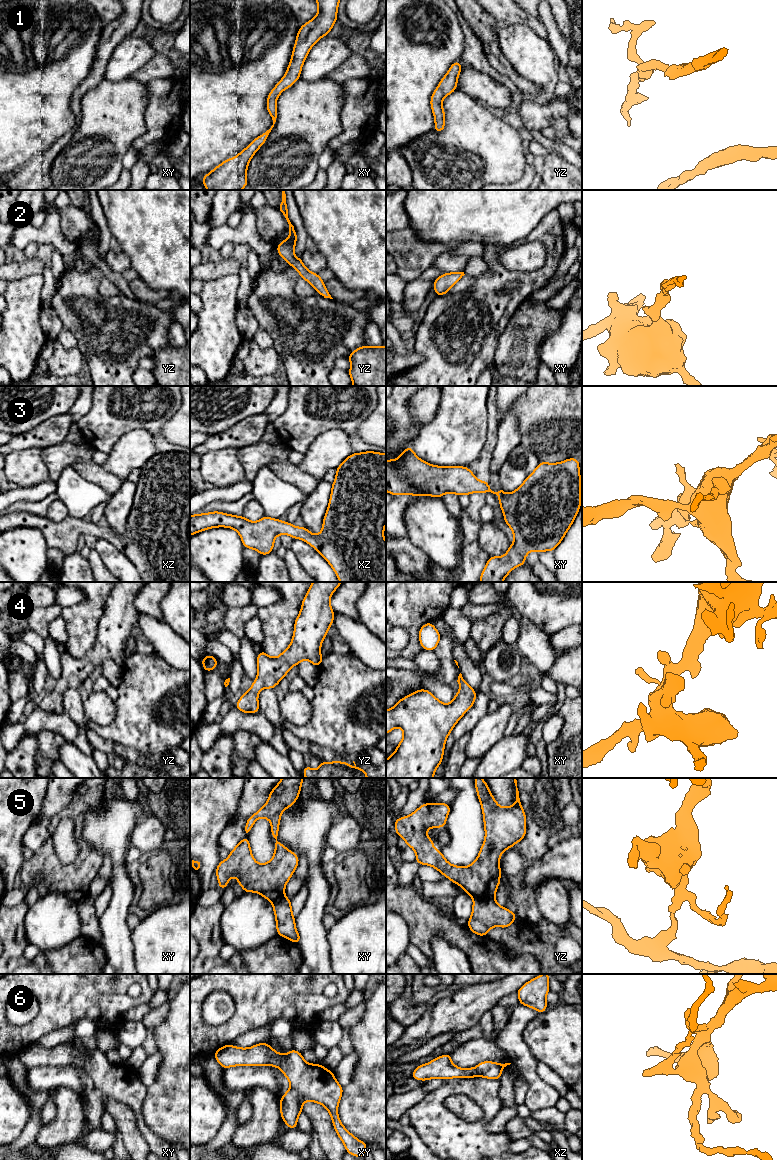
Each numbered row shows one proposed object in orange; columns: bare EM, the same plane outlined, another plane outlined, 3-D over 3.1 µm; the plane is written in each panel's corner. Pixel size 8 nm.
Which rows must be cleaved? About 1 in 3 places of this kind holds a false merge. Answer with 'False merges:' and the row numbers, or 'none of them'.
False merges: 5, 6

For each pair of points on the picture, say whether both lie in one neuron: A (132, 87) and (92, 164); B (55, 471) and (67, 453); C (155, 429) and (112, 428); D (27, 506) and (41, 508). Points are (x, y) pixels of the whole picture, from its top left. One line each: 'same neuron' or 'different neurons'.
A: same neuron
B: same neuron
C: same neuron
D: same neuron

